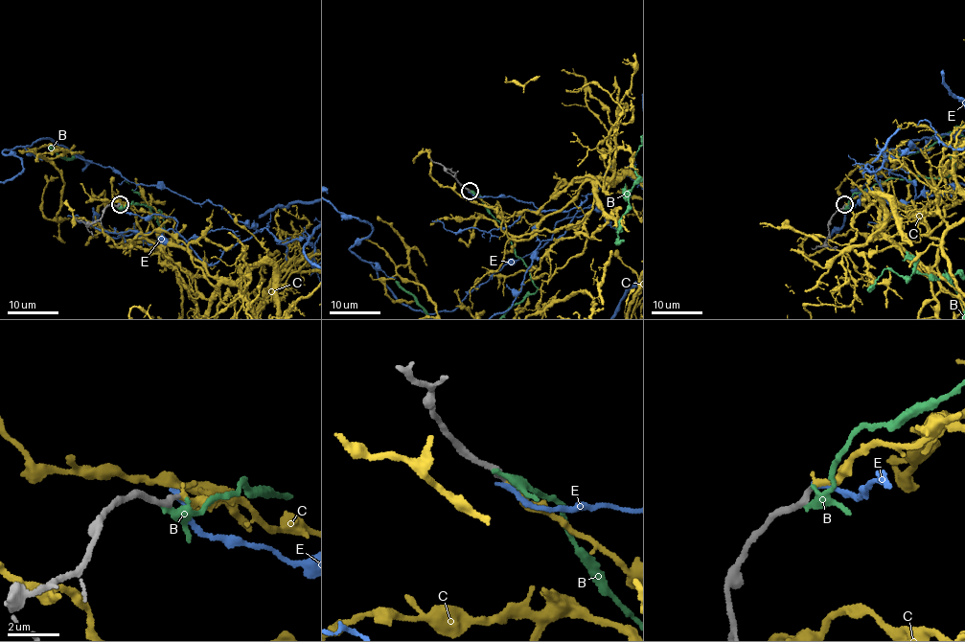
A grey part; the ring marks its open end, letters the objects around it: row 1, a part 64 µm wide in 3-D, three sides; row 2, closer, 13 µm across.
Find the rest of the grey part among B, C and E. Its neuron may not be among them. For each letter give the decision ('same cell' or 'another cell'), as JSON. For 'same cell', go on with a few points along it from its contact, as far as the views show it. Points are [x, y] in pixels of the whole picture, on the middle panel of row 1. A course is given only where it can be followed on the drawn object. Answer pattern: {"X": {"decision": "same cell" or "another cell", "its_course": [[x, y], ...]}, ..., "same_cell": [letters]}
{"B": {"decision": "another cell"}, "C": {"decision": "same cell"}, "E": {"decision": "another cell"}, "same_cell": ["C"]}

